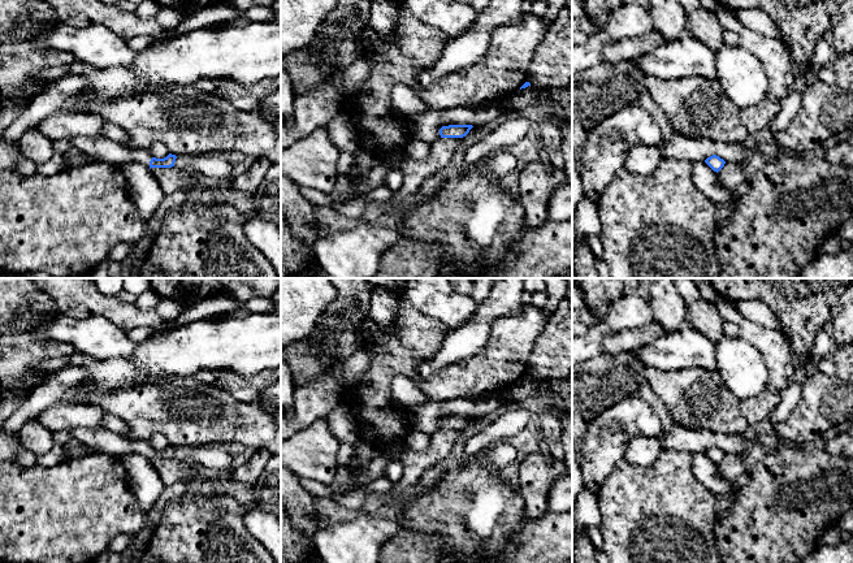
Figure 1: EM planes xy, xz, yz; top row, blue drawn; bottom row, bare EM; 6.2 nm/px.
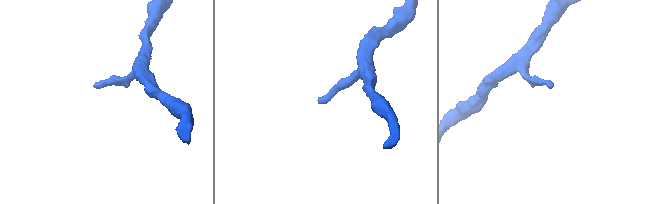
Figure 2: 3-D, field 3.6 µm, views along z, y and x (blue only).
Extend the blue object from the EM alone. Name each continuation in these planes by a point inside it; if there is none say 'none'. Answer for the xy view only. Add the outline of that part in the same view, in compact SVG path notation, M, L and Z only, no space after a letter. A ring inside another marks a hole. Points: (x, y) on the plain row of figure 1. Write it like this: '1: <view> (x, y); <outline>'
1: xy (102, 440); M73 428L69 429L73 438L83 442L91 452L105 452L116 458L124 458L127 454L140 454L150 459L152 446L147 441L131 441L126 436L116 434L105 428Z

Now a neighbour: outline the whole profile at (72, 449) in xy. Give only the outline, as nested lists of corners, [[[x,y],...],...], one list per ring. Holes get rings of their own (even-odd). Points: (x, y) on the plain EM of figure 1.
[[[70,439],[61,446],[61,451],[65,454],[66,458],[79,458],[83,456],[90,451],[90,449],[81,441]]]

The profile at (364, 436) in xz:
[[[367,429],[358,430],[358,439],[356,439],[356,442],[364,443],[364,445],[374,447],[374,449],[377,449],[377,445],[378,445],[376,438]]]

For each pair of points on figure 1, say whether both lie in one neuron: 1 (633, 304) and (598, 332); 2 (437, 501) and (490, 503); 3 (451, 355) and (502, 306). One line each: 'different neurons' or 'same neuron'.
1: same neuron
2: same neuron
3: same neuron

